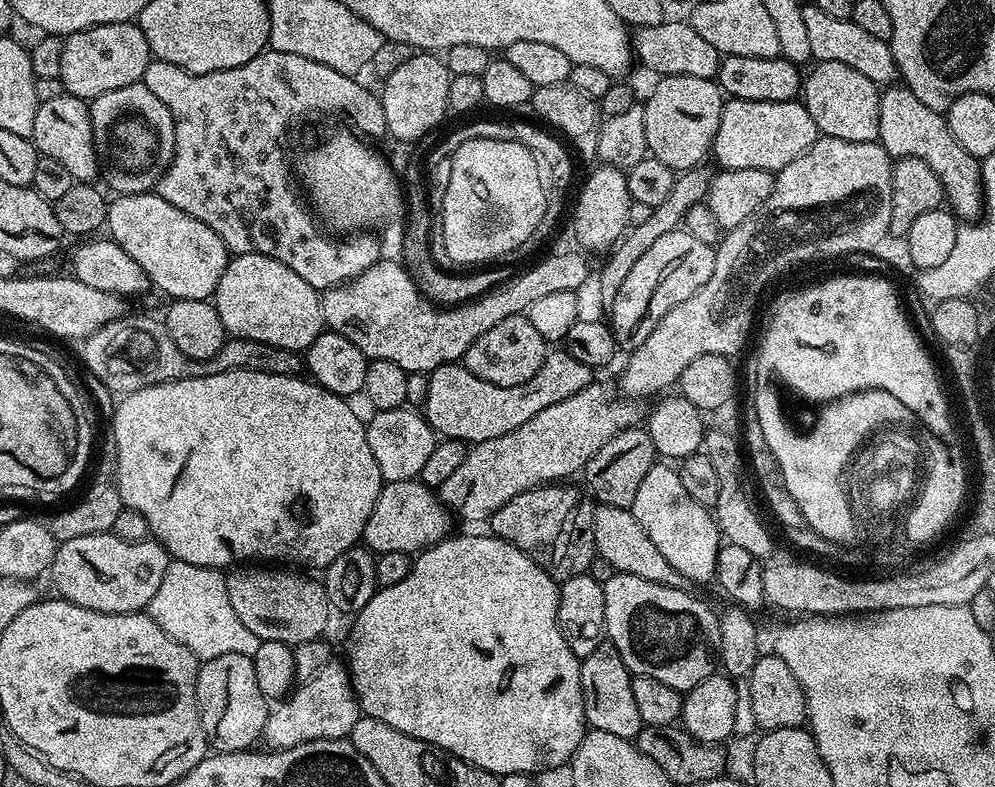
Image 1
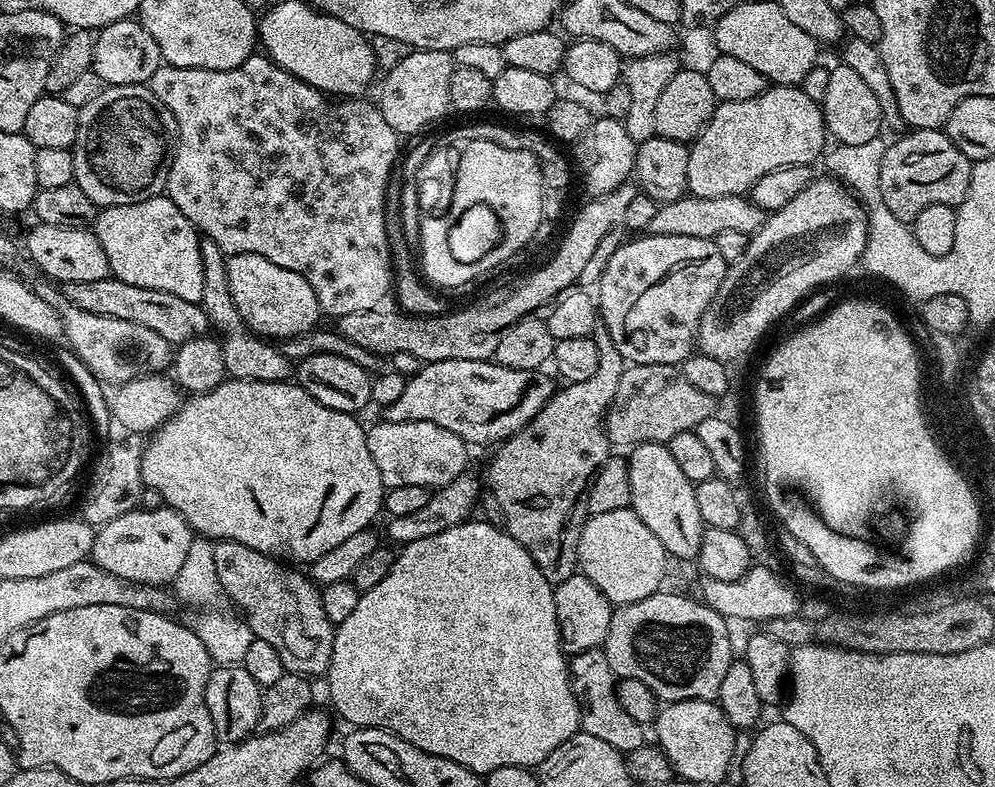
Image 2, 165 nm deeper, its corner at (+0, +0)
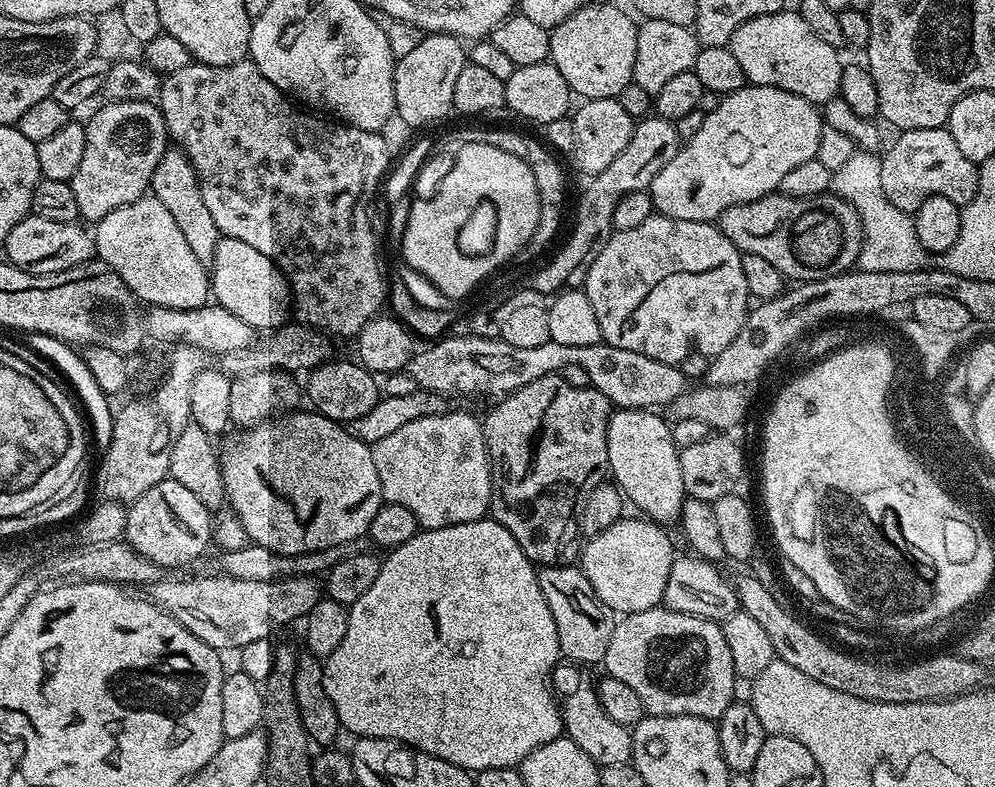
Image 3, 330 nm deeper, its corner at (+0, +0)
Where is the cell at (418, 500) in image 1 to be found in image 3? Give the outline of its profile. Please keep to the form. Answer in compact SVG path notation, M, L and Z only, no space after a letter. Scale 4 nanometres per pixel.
M225 574L217 575L194 576L190 580L165 578L147 585L146 588L152 603L157 604L166 614L170 614L170 618L186 626L186 630L190 630L194 638L206 642L217 650L225 650L224 648L238 650L250 642L267 640L273 635L271 632L276 632L279 628L294 623L295 620L303 621L322 598L321 585L315 577L311 576L290 576L272 581L243 581L242 578Z

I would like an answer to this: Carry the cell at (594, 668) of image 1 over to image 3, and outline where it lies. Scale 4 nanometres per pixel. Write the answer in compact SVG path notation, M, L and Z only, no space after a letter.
M558 662L552 667L551 685L564 719L563 735L568 736L598 766L614 766L618 762L629 763L632 758L632 734L626 726L618 726L602 710L596 693L597 681L587 667L575 662Z

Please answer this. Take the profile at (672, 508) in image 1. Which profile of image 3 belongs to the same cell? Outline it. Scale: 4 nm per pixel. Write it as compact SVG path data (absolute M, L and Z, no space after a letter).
M622 408L613 411L608 419L606 450L608 470L617 488L624 493L629 505L637 508L650 521L679 521L682 502L686 498L680 449L672 437L672 424L660 417L656 410L643 408Z

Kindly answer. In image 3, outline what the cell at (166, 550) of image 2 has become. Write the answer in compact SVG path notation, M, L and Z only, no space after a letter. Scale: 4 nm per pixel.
M171 478L150 486L146 494L127 505L128 517L123 539L138 554L153 560L165 570L192 564L214 540L214 520L206 506L193 491L186 490L179 481Z

